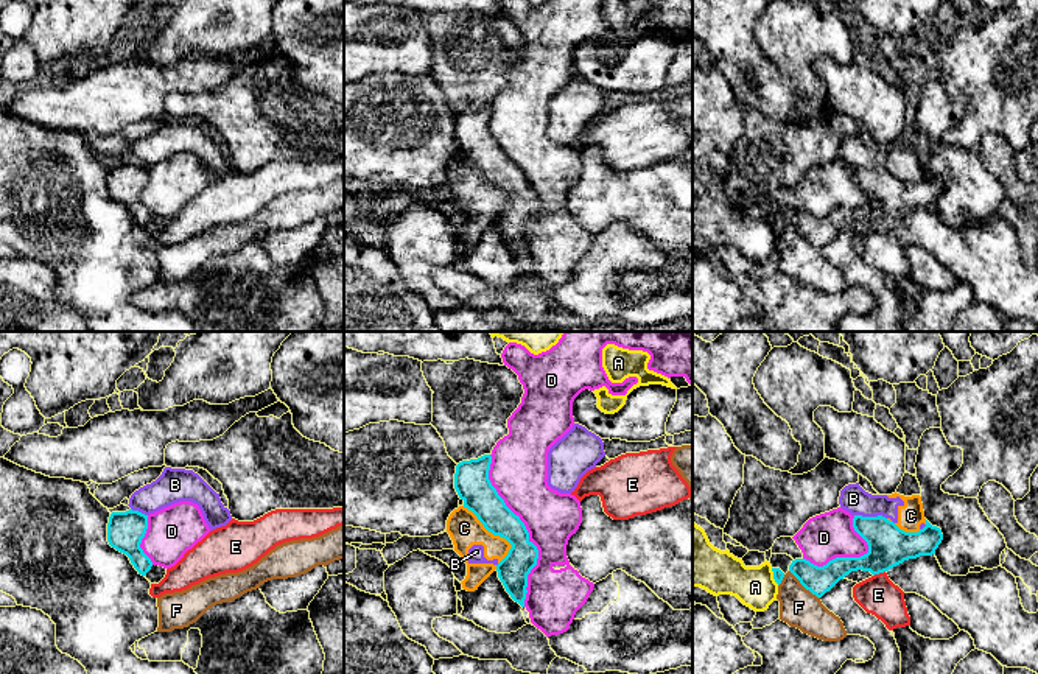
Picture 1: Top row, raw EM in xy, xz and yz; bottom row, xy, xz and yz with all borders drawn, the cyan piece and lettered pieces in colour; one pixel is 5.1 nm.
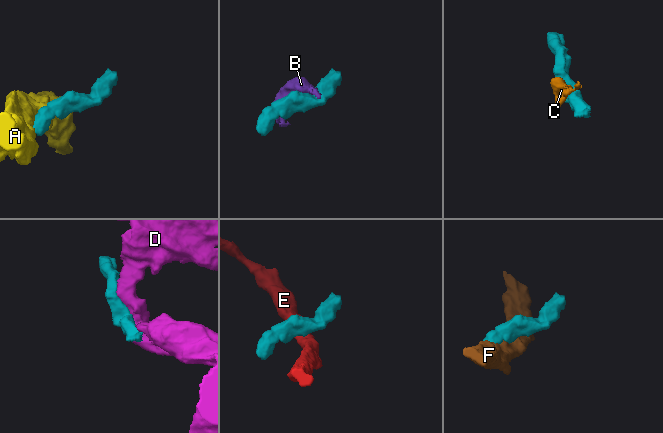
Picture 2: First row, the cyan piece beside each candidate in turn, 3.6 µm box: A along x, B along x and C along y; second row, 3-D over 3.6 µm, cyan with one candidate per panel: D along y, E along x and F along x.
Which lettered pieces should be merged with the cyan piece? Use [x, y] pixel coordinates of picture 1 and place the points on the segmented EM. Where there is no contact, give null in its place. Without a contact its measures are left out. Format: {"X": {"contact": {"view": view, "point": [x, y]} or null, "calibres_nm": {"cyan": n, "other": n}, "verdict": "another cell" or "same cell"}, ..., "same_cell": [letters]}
{"A": {"contact": {"view": "yz", "point": [774, 576]}, "calibres_nm": {"cyan": 60, "other": 220}, "verdict": "another cell"}, "B": {"contact": {"view": "yz", "point": [870, 517]}, "calibres_nm": {"cyan": 200, "other": 150}, "verdict": "another cell"}, "C": {"contact": {"view": "xz", "point": [498, 534]}, "calibres_nm": {"cyan": 170, "other": 170}, "verdict": "another cell"}, "D": {"contact": {"view": "xz", "point": [526, 531]}, "calibres_nm": {"cyan": 160, "other": 280}, "verdict": "another cell"}, "E": {"contact": {"view": "yz", "point": [878, 573]}, "calibres_nm": {"cyan": 200, "other": 200}, "verdict": "another cell"}, "F": {"contact": {"view": "yz", "point": [803, 586]}, "calibres_nm": {"cyan": 140, "other": 200}, "verdict": "another cell"}, "same_cell": []}

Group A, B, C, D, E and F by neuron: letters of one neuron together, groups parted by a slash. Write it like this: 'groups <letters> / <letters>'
groups A / B C / D / E / F

